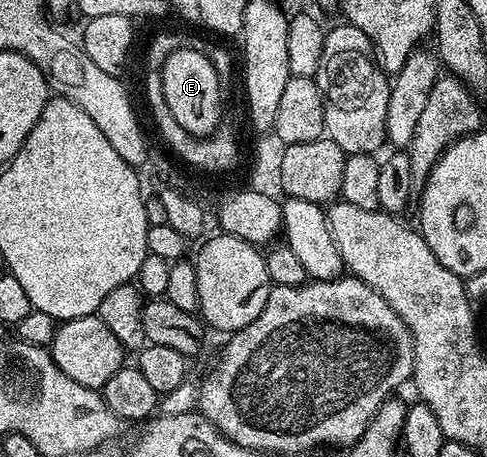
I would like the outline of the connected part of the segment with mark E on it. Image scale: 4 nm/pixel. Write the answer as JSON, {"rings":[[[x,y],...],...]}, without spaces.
{"rings":[[[192,47],[179,48],[168,56],[161,70],[161,88],[163,104],[170,121],[181,124],[187,134],[199,139],[218,128],[219,121],[223,118],[224,87],[213,64],[200,50]]]}

